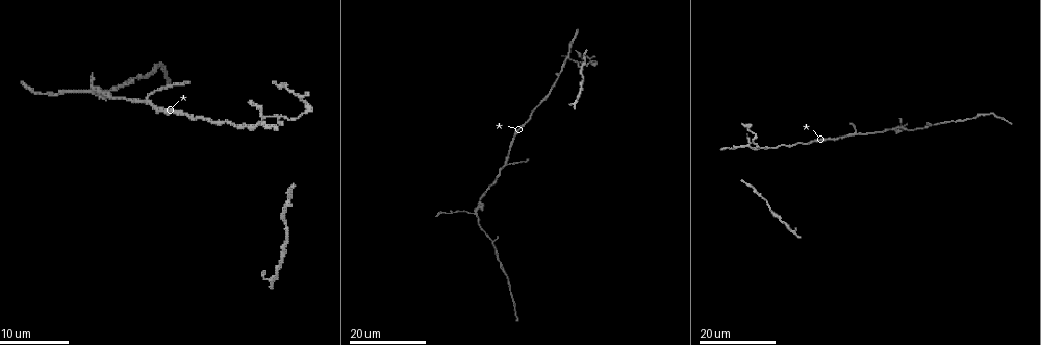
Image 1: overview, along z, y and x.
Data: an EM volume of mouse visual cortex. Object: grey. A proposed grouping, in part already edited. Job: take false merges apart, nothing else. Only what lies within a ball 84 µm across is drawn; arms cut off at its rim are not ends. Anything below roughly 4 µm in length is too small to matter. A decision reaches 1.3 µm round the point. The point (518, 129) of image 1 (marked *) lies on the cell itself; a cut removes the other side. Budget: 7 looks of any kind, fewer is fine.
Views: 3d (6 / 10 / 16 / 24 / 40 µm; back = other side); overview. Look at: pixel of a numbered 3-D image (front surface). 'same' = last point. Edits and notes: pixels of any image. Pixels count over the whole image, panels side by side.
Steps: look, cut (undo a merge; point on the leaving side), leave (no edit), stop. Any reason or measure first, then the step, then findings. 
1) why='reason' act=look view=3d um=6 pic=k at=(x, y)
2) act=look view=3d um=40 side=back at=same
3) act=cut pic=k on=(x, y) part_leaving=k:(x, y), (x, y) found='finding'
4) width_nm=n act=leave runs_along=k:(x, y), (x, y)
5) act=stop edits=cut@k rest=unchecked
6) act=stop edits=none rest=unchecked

why='four or more arms meet' act=look view=3d um=16 pic=1 at=(750, 143)

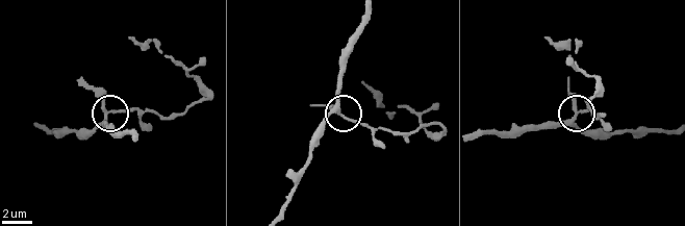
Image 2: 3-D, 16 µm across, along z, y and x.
act=look view=3d um=10 pic=2 at=(336, 107)

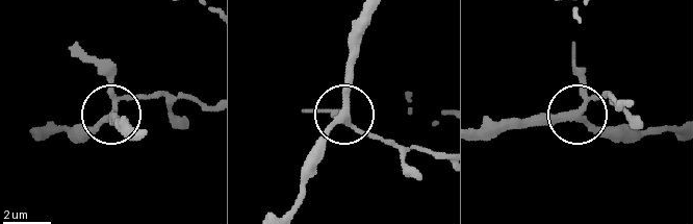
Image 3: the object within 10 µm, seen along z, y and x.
act=look view=3d um=6 pic=3 at=(346, 115)

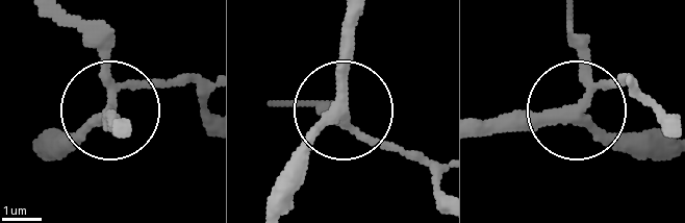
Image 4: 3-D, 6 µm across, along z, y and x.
side_arm_um=18 act=leave runs_along=4:(666, 143), (616, 143), (587, 122), (587, 102), (624, 76) found='all the same cell'

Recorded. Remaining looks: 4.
why='small branch off a trunk' act=look view=3d um=24 pic=1 at=(504, 165)

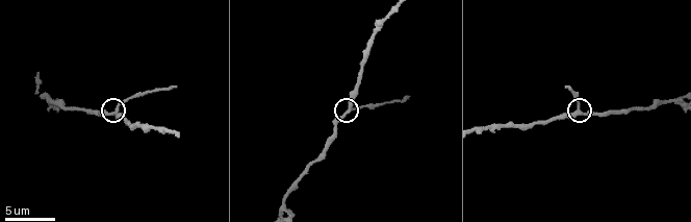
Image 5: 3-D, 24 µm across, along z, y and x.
act=look view=3d um=10 pic=5 at=(348, 110)

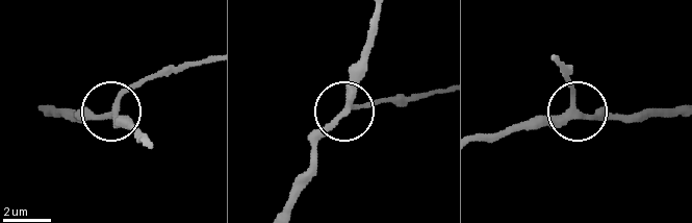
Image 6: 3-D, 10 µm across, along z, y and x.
width_nm=240 act=leave runs_along=6:(381, 15), (364, 74), (347, 110), (384, 100) found='continuous, no second cell'

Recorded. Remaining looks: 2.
act=look view=3d um=24 pic=1 at=(476, 212)

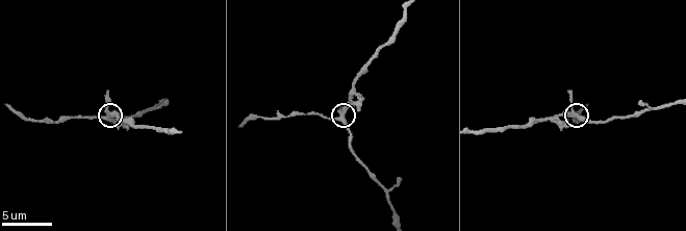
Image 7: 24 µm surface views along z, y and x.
act=look view=3d um=6 pic=7 at=(109, 119)

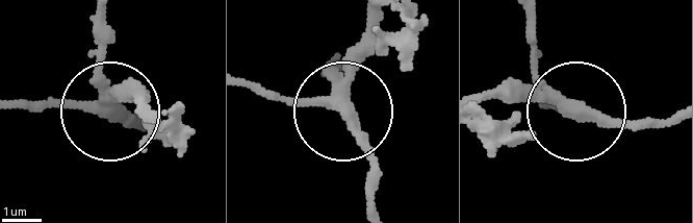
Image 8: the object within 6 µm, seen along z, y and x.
side_arm_um=12 act=leave runs_along=8:(378, 11), (371, 51), (341, 107), (276, 101), (246, 84) found='one cell here'

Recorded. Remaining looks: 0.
act=stop edits=none rest=unchecked

